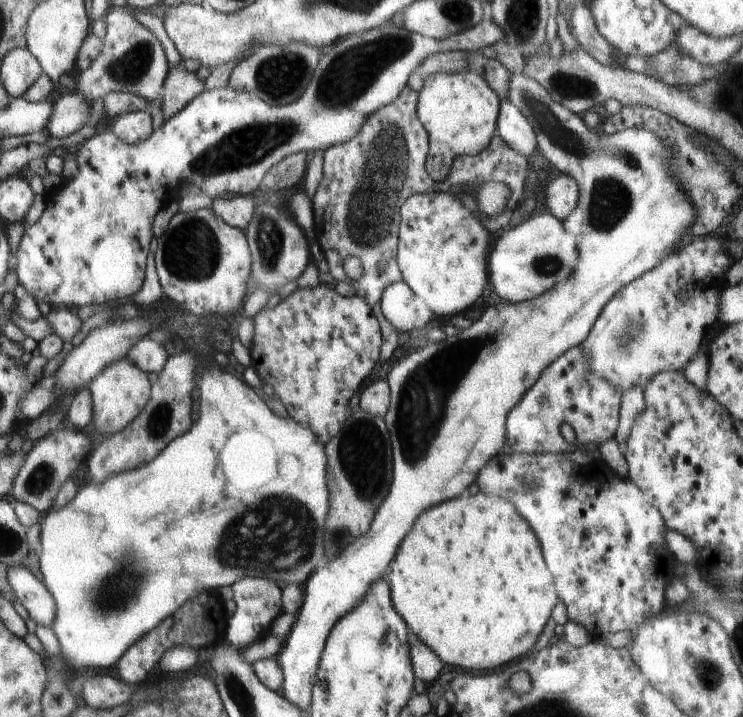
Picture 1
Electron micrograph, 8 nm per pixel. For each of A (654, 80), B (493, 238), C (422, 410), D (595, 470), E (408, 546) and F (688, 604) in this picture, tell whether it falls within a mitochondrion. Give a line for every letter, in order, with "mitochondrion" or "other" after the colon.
A: other
B: other
C: mitochondrion
D: other
E: other
F: other

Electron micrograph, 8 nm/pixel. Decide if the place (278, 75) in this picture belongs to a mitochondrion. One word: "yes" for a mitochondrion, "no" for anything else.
yes

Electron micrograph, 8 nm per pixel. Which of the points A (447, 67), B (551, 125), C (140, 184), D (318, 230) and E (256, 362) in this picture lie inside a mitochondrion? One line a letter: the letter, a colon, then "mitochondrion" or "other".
A: other
B: mitochondrion
C: other
D: other
E: other

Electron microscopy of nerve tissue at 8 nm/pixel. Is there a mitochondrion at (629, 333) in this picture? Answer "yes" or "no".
yes

